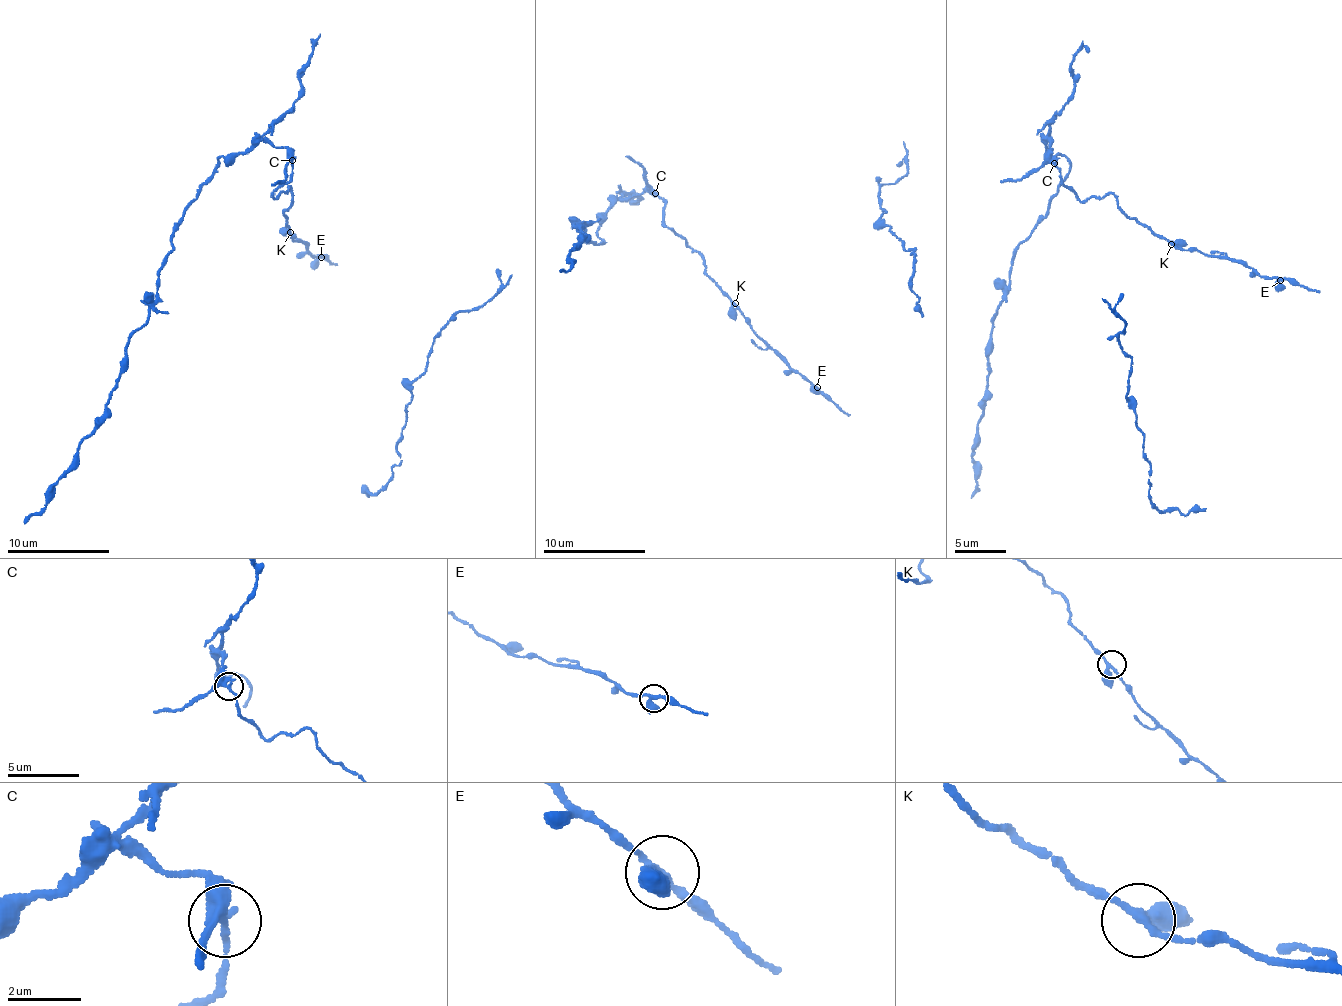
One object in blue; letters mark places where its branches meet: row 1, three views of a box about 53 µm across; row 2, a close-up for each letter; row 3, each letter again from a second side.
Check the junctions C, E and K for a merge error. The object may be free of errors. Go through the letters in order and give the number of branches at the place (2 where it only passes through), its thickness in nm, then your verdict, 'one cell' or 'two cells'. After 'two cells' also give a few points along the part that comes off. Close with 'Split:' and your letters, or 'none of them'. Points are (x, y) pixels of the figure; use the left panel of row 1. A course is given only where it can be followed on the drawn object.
C: branches 3; calibre 280 nm; two cells; course (292, 160), (258, 140), (216, 159), (177, 224), (106, 416), (24, 522)
E: branches 3; calibre 260 nm; one cell
K: branches 3; calibre 240 nm; one cell
Split: C

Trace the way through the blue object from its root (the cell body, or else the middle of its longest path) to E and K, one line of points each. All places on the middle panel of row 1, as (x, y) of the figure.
E: (663, 202), (664, 225), (702, 258), (706, 276), (742, 311), (750, 328), (769, 348), (817, 387)
K: (663, 202), (664, 225), (674, 229), (687, 246), (697, 252), (704, 263), (706, 276), (735, 303)

